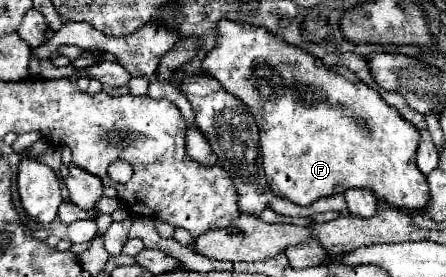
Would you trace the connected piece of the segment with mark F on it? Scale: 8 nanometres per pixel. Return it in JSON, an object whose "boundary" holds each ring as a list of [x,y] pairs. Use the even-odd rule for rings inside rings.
{"boundary":[[[221,19],[217,23],[217,45],[201,63],[203,73],[215,77],[231,95],[239,97],[255,117],[261,133],[263,169],[271,191],[297,205],[309,205],[351,187],[365,187],[375,191],[377,199],[385,199],[393,207],[407,211],[423,209],[429,201],[429,187],[425,175],[415,165],[421,139],[419,131],[347,67],[329,69],[317,65],[317,59],[305,53],[305,49],[285,45],[285,41],[271,35],[273,33],[265,33],[265,29],[249,23]]]}

